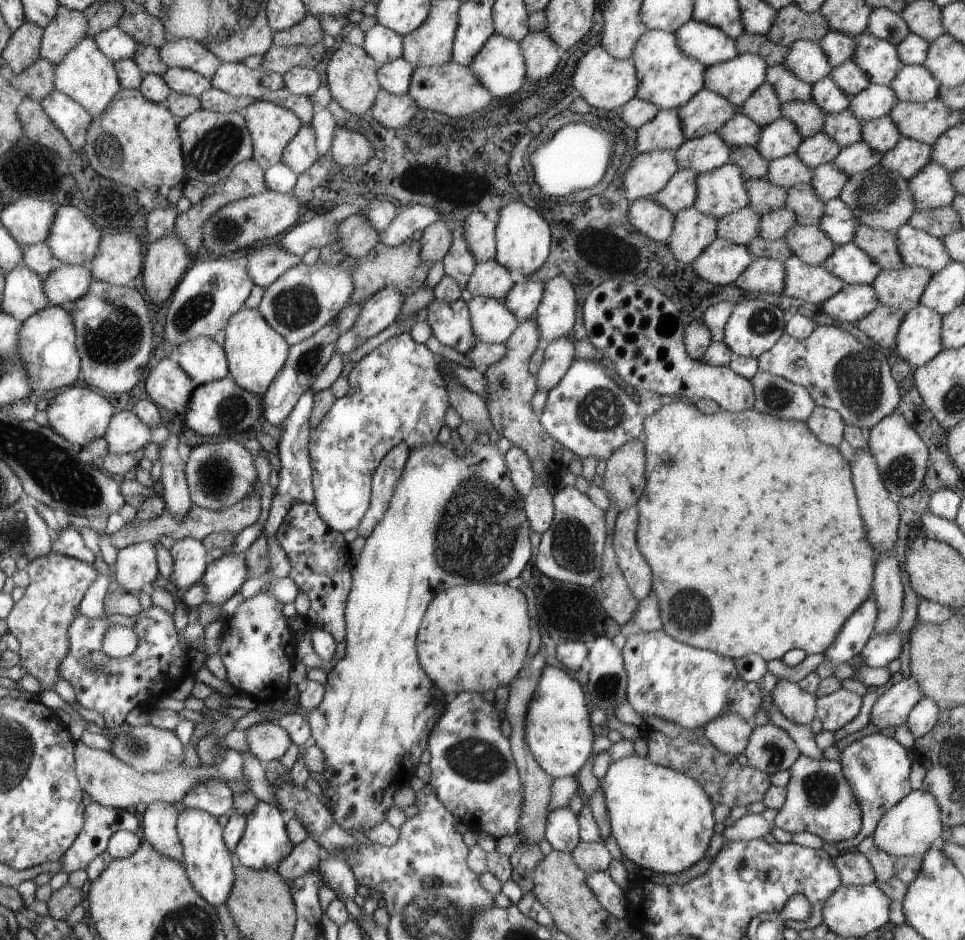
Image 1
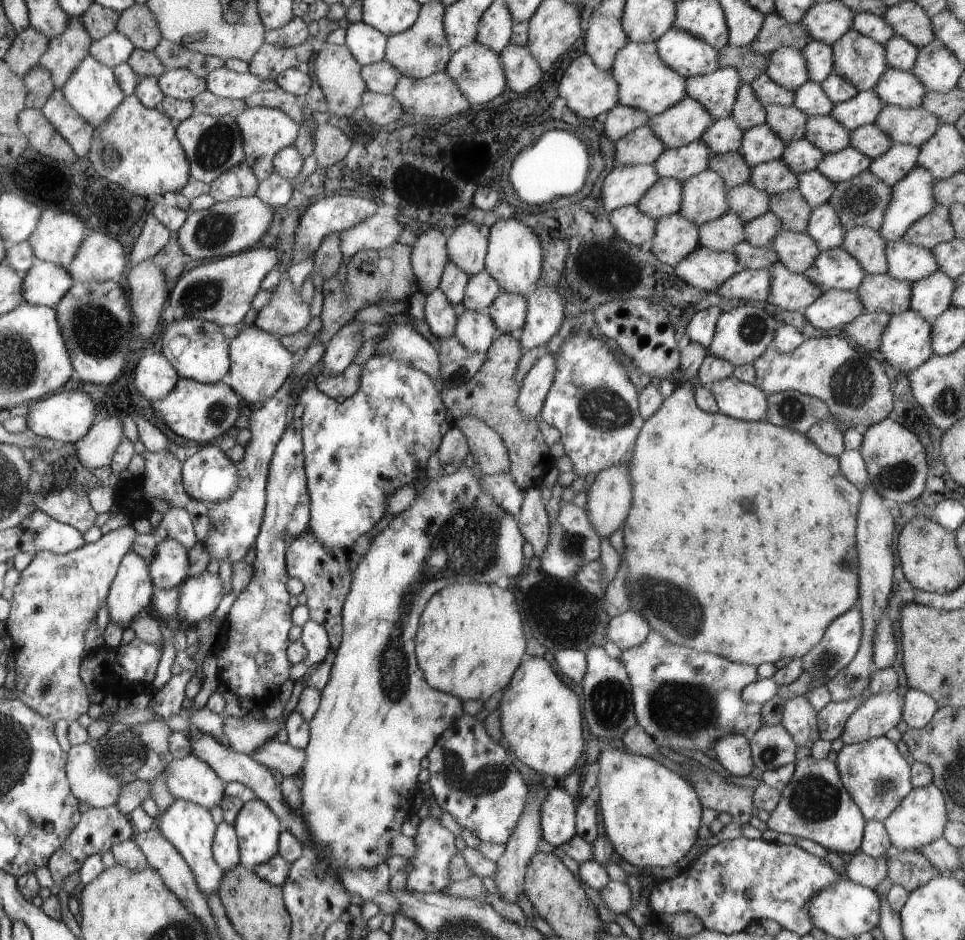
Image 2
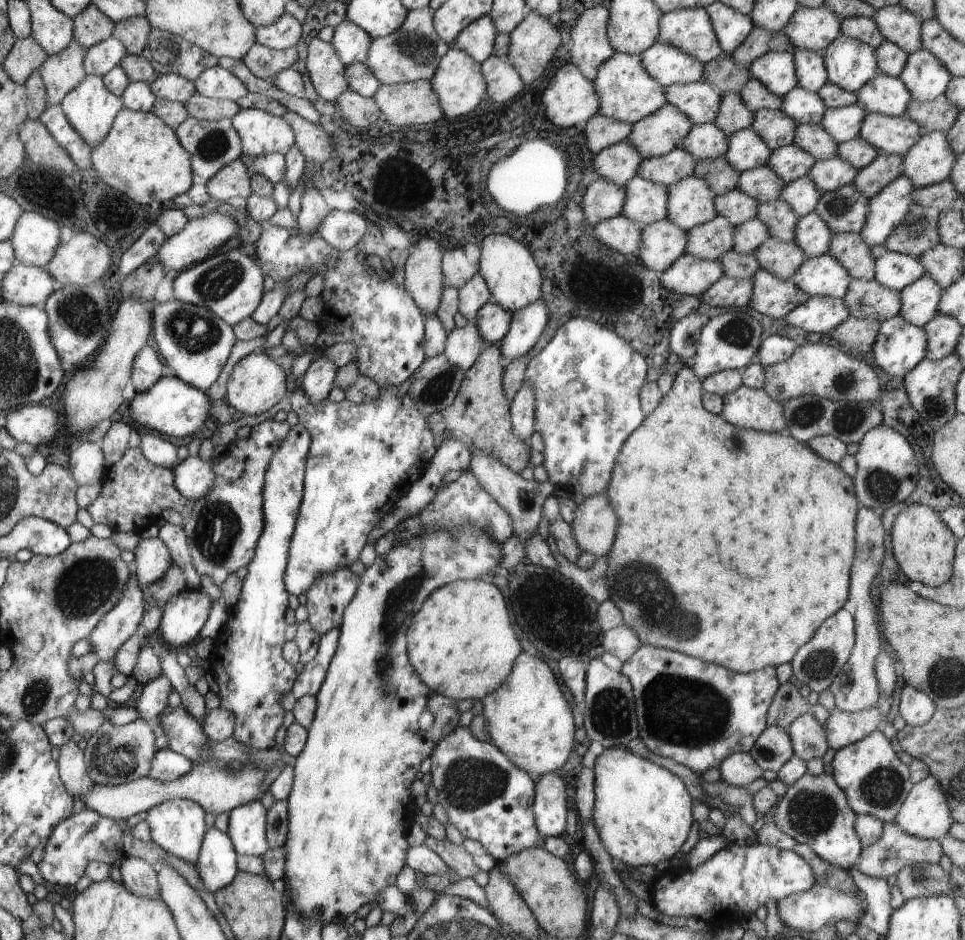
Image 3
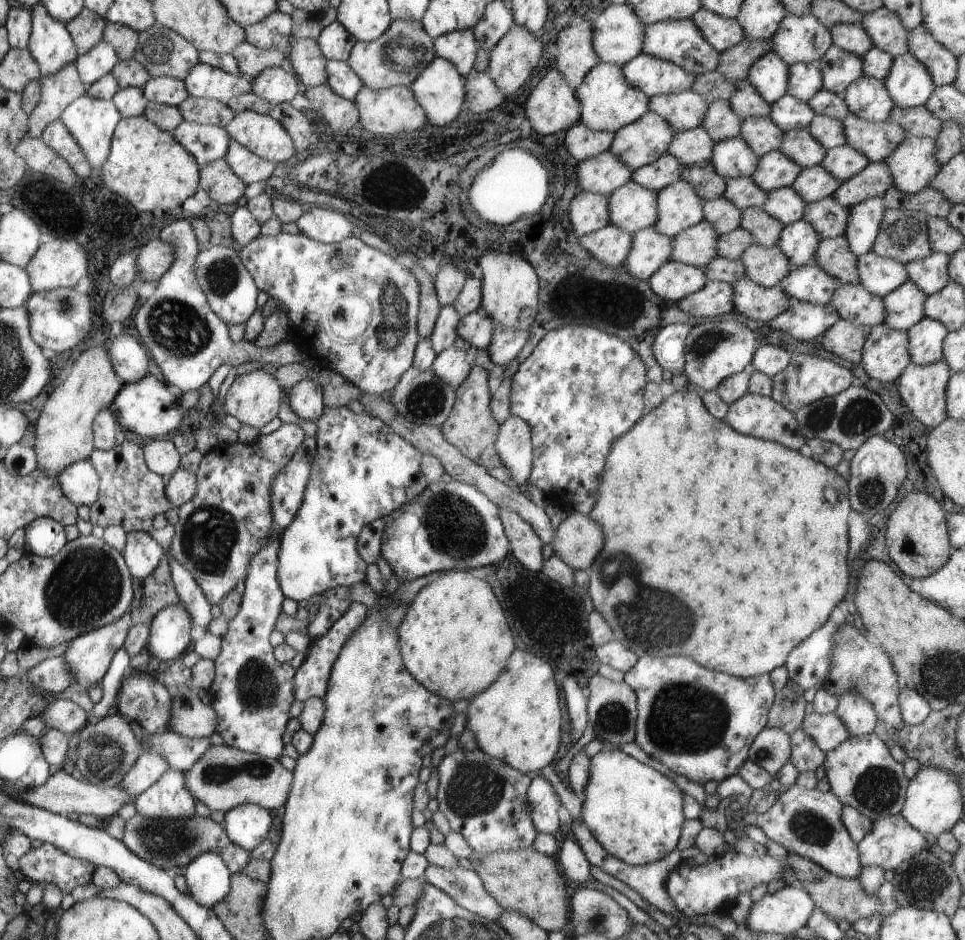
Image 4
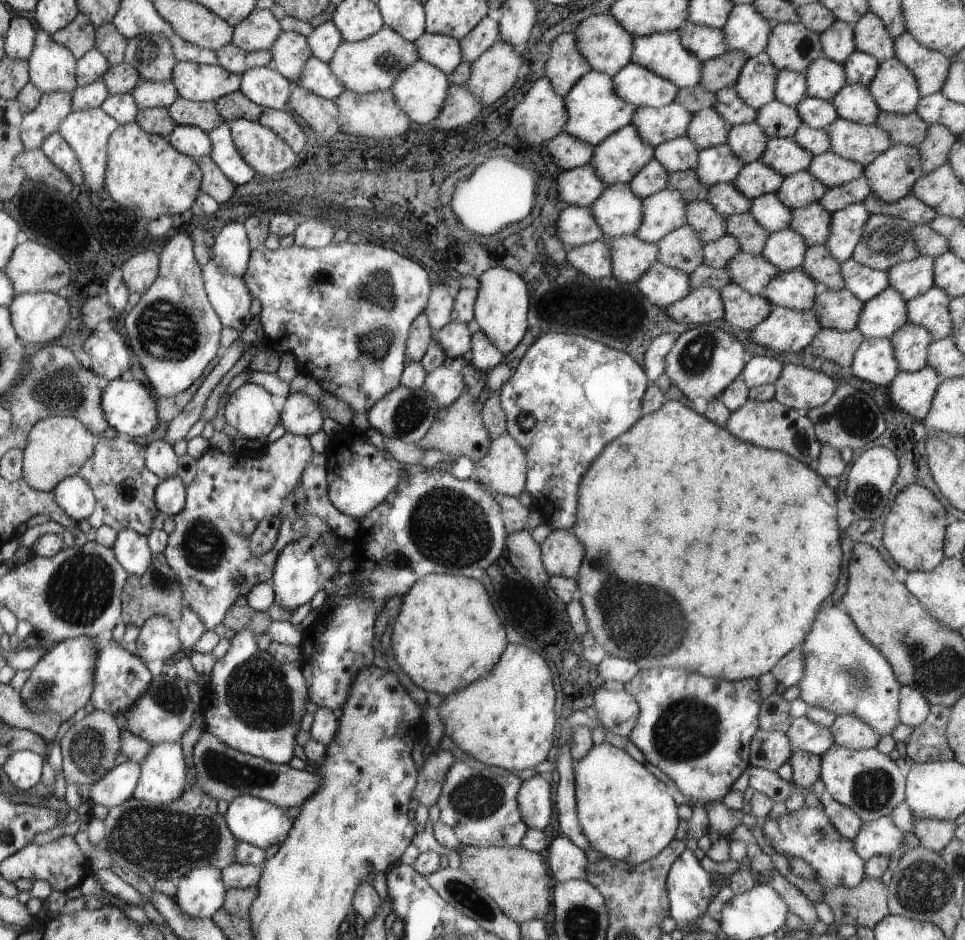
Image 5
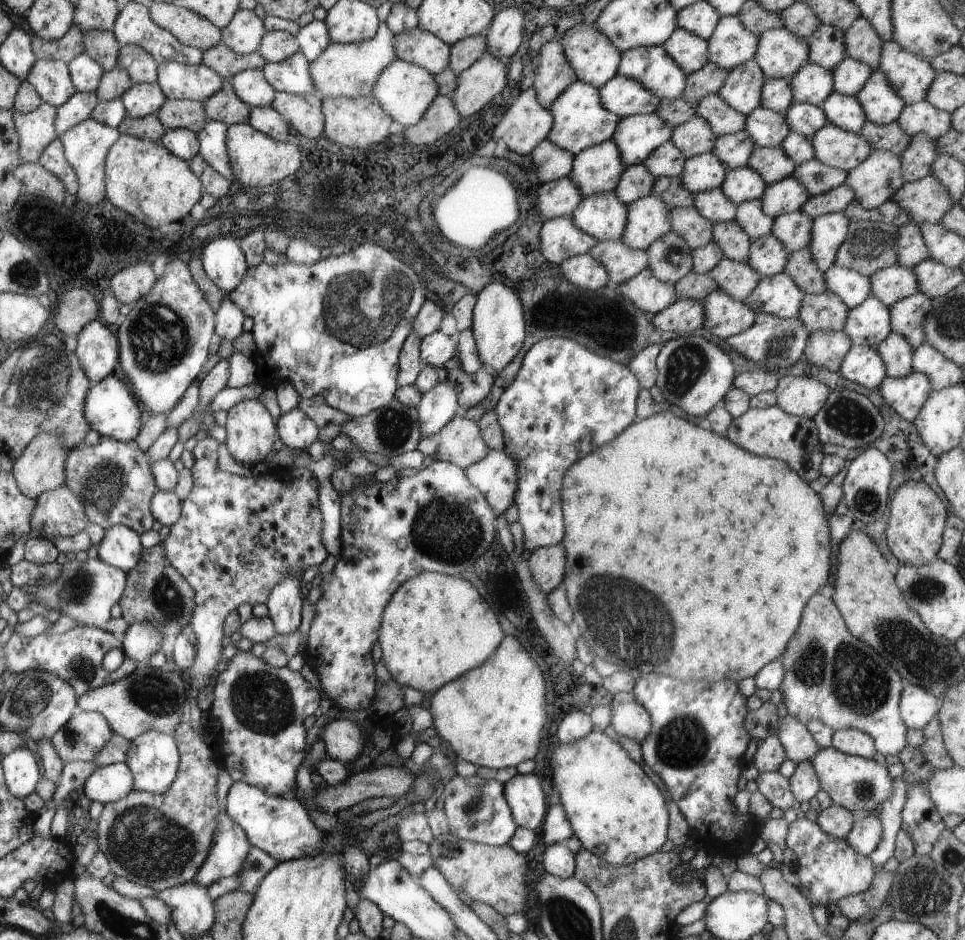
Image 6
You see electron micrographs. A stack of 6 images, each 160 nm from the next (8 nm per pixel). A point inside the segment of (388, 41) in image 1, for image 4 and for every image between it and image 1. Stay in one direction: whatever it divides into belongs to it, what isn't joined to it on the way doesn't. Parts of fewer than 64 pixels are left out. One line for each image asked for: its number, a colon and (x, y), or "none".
2: (368, 45)
3: (351, 42)
4: (335, 42)

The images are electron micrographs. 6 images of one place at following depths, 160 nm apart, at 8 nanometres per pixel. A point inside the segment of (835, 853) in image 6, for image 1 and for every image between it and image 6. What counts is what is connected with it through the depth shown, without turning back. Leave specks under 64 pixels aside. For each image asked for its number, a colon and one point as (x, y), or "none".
1: (819, 799)
2: (815, 805)
3: (814, 811)
4: (808, 823)
5: (807, 833)

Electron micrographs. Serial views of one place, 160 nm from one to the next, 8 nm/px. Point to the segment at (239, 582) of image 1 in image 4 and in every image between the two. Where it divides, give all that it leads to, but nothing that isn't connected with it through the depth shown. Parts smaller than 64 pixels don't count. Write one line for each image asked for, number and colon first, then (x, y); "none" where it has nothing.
2: (199, 596)
3: (184, 615)
4: (169, 640)

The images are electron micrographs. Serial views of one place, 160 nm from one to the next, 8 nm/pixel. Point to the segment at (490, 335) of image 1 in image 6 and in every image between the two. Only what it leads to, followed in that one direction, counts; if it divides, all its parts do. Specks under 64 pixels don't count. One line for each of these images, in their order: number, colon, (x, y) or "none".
2: (475, 331)
3: (462, 347)
4: (450, 365)
5: (445, 386)
6: (437, 408)

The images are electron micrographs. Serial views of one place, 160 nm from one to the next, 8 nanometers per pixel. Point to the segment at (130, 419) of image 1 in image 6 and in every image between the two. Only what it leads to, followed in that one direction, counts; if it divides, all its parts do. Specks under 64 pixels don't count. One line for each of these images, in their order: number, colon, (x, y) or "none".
2: (96, 449)
3: (86, 464)
4: (80, 482)
5: (74, 495)
6: (59, 512)

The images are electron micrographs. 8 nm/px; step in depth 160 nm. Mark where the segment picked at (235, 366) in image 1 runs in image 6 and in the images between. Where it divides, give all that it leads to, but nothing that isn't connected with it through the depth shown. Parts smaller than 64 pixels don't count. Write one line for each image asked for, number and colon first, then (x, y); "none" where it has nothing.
2: (261, 363)
3: (256, 383)
4: (253, 398)
5: (249, 409)
6: (250, 432)

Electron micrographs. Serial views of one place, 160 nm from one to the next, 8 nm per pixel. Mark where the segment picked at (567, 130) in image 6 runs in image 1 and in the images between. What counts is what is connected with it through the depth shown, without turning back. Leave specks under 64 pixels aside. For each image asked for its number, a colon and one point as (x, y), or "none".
1: (667, 78)
2: (646, 84)
3: (627, 93)
4: (608, 102)
5: (595, 111)

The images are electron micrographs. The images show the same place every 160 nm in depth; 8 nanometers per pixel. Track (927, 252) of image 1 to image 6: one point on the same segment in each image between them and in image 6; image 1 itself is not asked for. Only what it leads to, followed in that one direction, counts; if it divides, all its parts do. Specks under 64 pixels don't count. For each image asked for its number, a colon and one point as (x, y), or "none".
2: (906, 262)
3: (893, 270)
4: (878, 275)
5: (865, 283)
6: (851, 287)

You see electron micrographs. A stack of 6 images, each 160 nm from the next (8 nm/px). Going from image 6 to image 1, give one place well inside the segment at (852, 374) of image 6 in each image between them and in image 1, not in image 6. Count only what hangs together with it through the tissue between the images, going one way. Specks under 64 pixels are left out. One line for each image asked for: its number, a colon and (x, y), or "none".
1: (918, 339)
2: (905, 344)
3: (899, 346)
4: (885, 355)
5: (874, 362)

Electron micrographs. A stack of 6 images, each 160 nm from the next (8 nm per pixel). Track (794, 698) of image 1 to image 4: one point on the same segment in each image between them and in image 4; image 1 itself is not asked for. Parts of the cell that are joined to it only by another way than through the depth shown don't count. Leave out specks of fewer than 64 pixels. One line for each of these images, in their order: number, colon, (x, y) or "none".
2: (800, 719)
3: (808, 739)
4: (805, 755)

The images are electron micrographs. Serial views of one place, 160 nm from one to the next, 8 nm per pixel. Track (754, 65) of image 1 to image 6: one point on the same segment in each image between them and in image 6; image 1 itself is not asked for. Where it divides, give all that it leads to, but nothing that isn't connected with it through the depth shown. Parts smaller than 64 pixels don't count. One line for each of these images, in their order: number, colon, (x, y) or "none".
2: (716, 91)
3: (699, 101)
4: (683, 111)
5: (655, 126)
6: (636, 136)

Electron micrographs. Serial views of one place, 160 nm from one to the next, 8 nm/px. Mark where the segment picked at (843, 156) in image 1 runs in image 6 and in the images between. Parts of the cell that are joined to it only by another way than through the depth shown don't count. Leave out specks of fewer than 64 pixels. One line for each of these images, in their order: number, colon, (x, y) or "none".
2: (844, 164)
3: (828, 175)
4: (813, 184)
5: (799, 189)
6: (786, 196)

